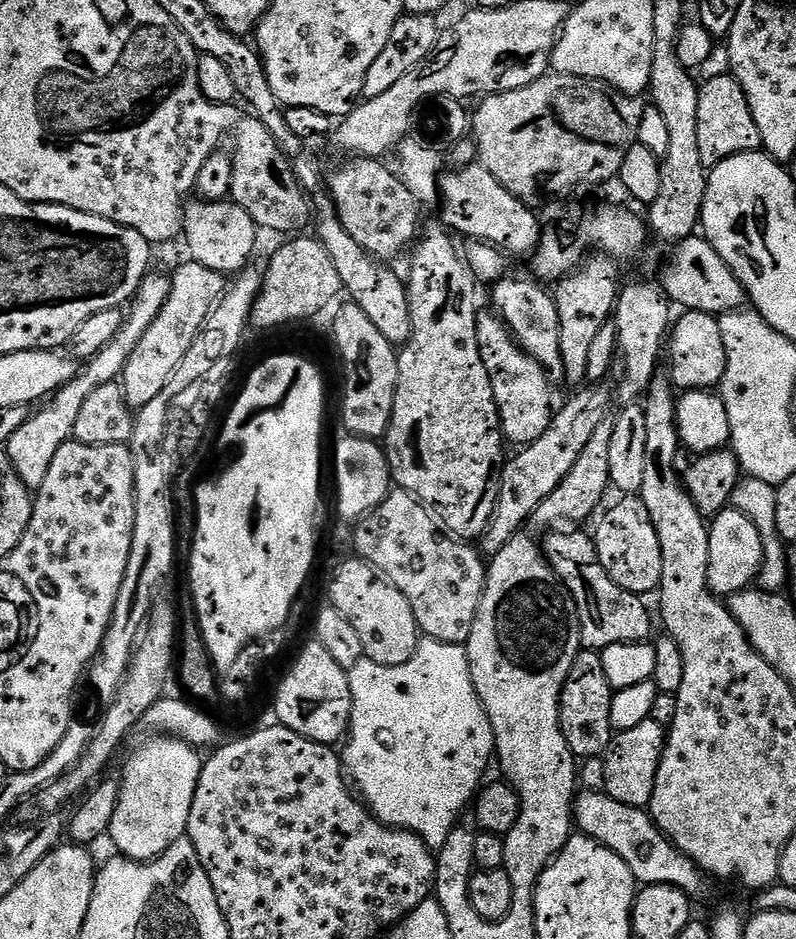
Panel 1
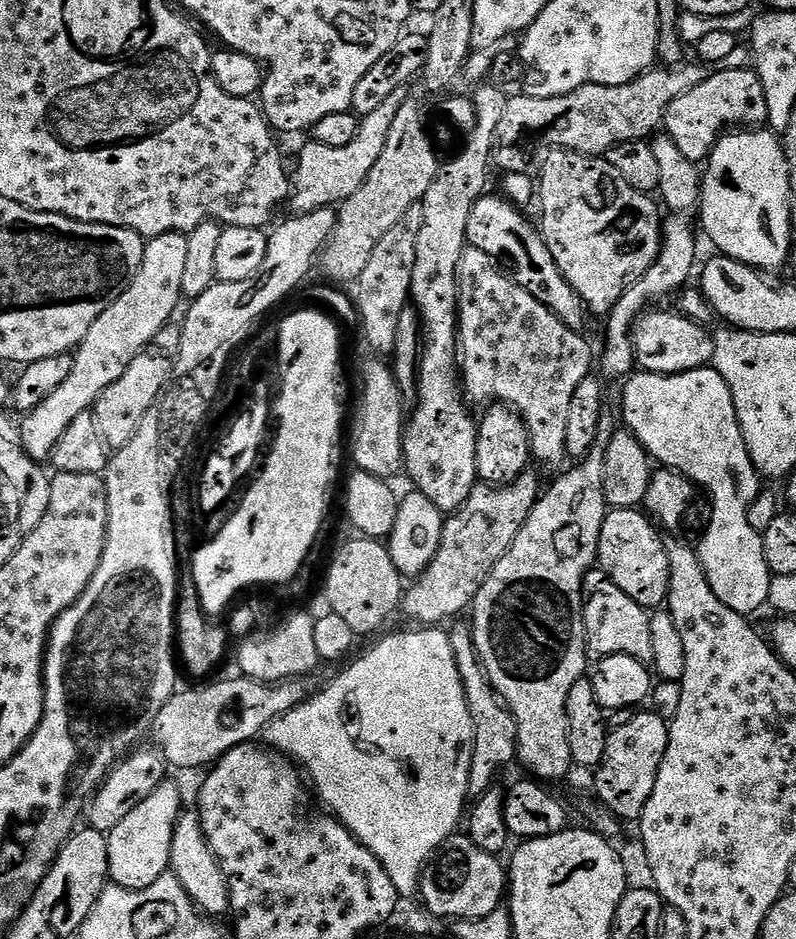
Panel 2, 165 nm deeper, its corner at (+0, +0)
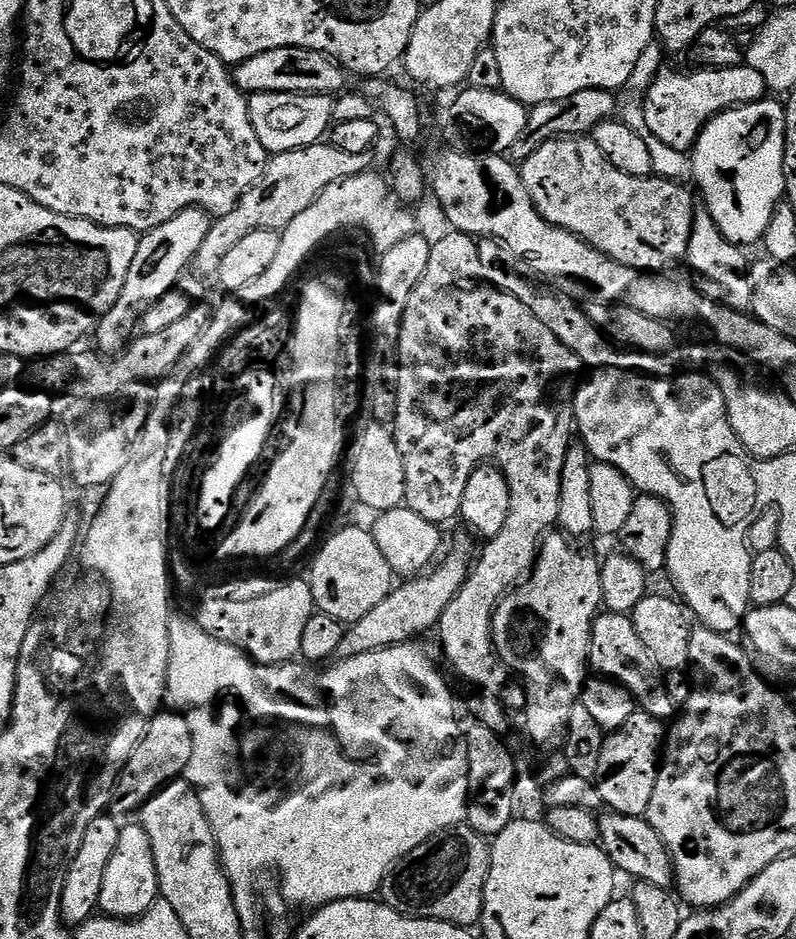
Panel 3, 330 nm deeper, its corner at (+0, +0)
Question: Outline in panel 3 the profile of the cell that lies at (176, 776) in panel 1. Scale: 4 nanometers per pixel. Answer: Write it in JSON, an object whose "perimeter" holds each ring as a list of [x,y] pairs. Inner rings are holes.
{"perimeter":[[[128,822],[123,825],[118,834],[118,847],[106,866],[106,875],[102,877],[102,894],[100,895],[99,911],[103,915],[118,920],[134,920],[137,916],[146,914],[150,906],[160,896],[158,886],[158,870],[154,870],[154,850],[150,850],[150,834],[138,822]]]}

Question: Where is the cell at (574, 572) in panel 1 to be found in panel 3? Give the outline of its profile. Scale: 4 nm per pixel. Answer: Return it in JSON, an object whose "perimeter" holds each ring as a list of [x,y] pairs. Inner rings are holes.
{"perimeter":[[[601,611],[592,624],[590,646],[588,647],[588,666],[597,677],[615,680],[623,685],[636,700],[637,709],[654,718],[668,722],[677,715],[678,708],[667,693],[665,672],[650,658],[650,650],[638,638],[638,630],[634,630],[631,615]]]}

